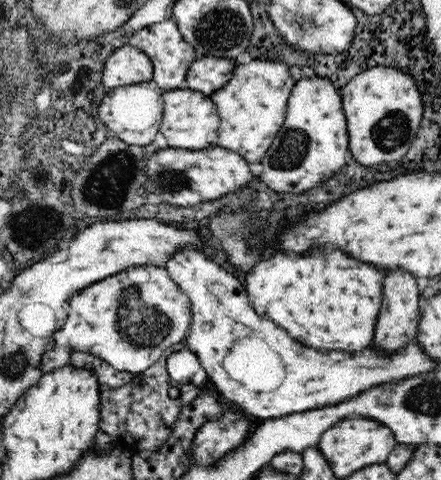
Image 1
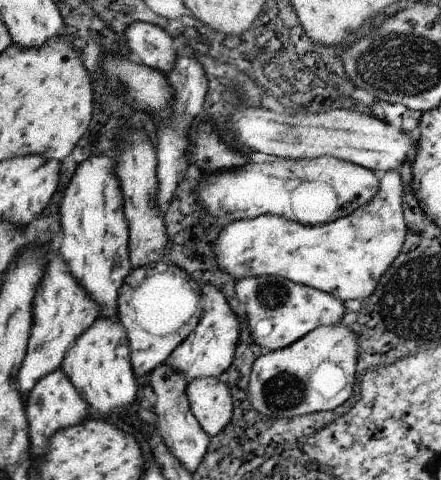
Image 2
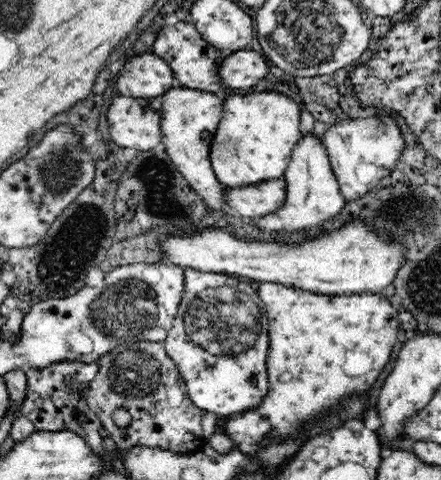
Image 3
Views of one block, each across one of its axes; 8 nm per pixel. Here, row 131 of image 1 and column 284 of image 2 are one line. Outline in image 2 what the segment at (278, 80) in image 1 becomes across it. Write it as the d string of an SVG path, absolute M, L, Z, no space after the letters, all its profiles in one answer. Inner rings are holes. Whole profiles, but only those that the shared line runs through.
M397 170L385 172L377 198L347 218L323 226L301 226L277 216L239 220L221 228L211 242L211 252L221 272L235 280L277 276L331 294L341 302L349 298L361 300L373 292L379 276L401 248L407 226L401 208L403 194L401 174Z

